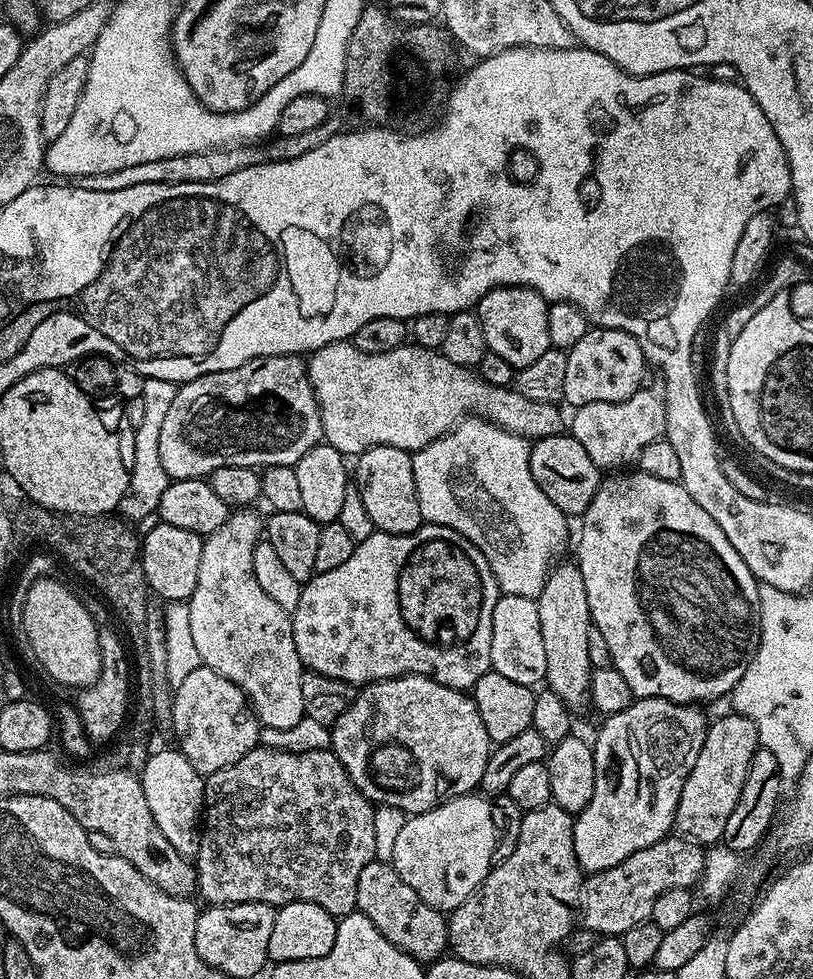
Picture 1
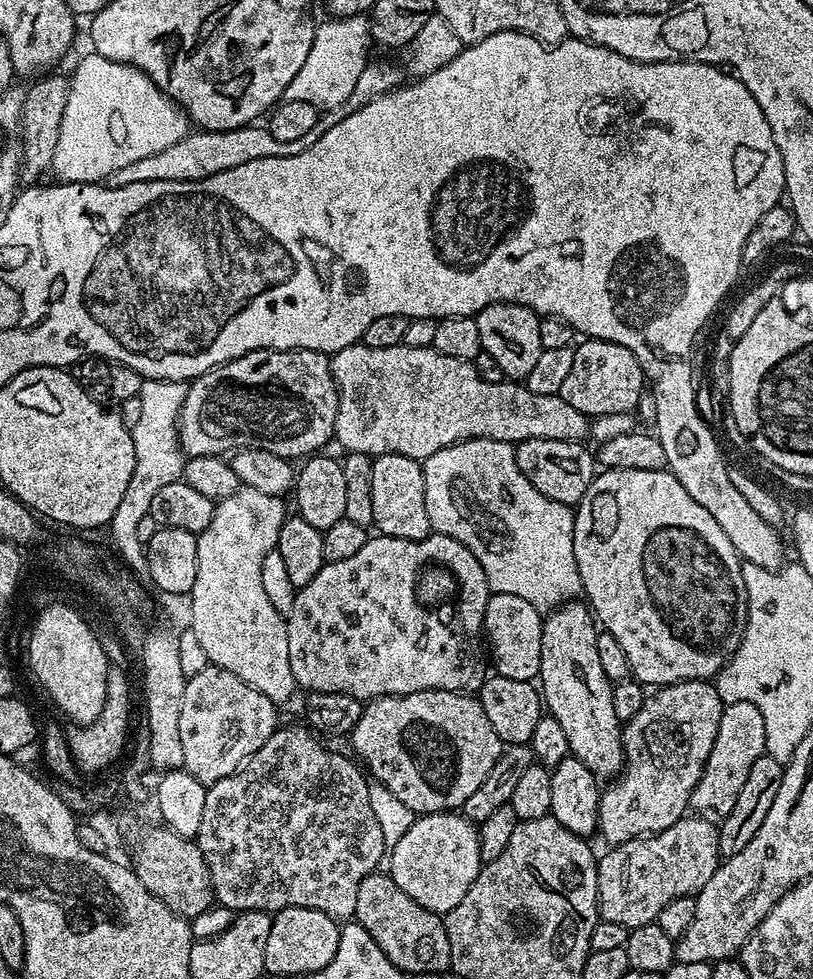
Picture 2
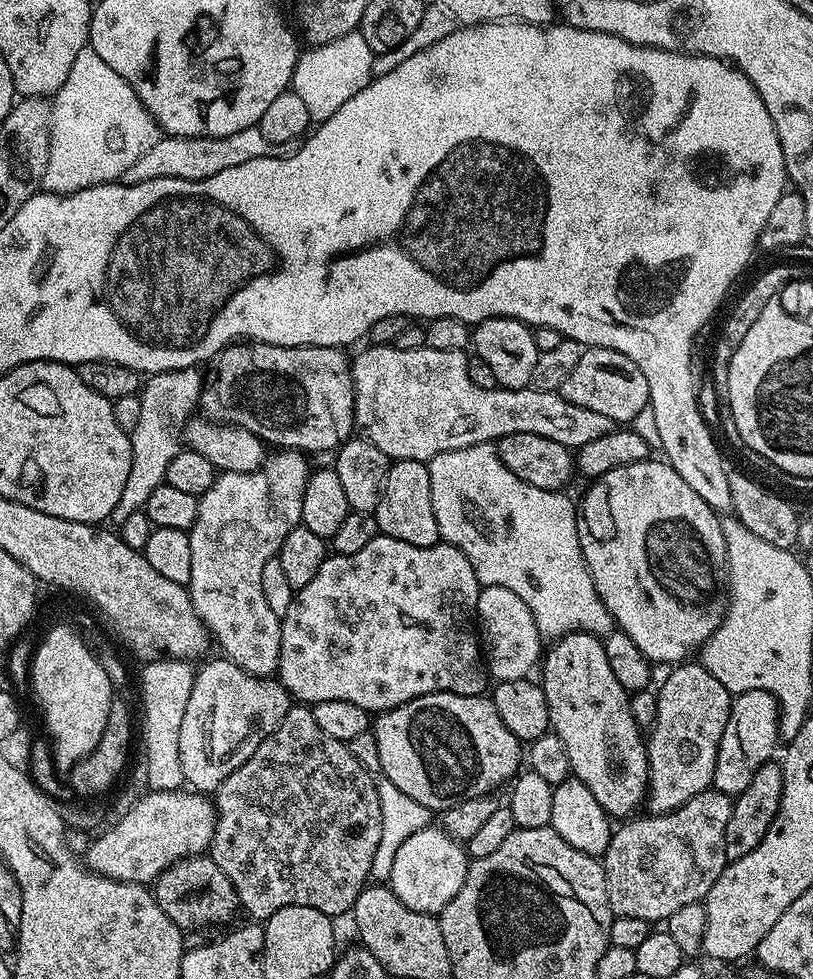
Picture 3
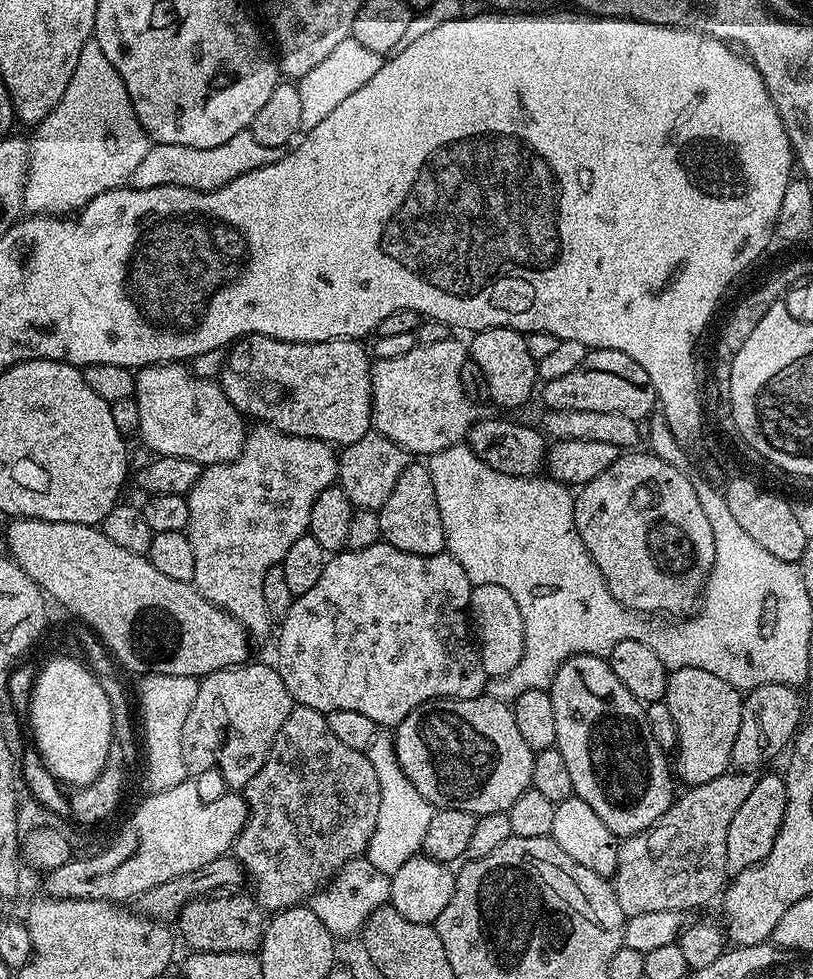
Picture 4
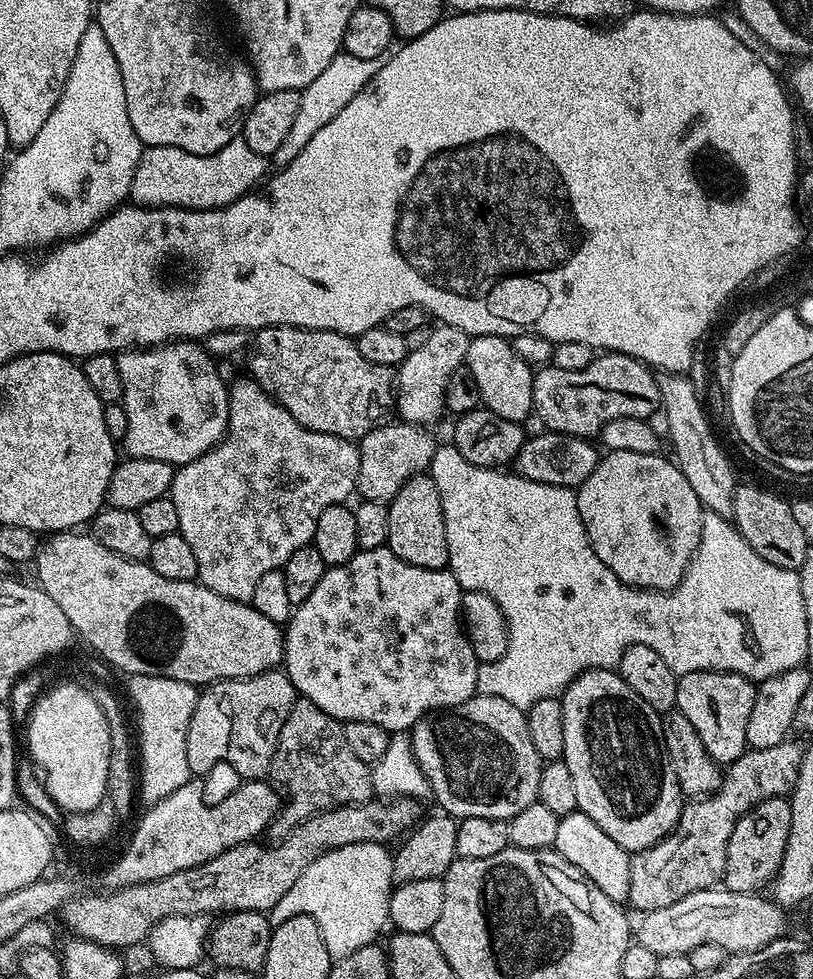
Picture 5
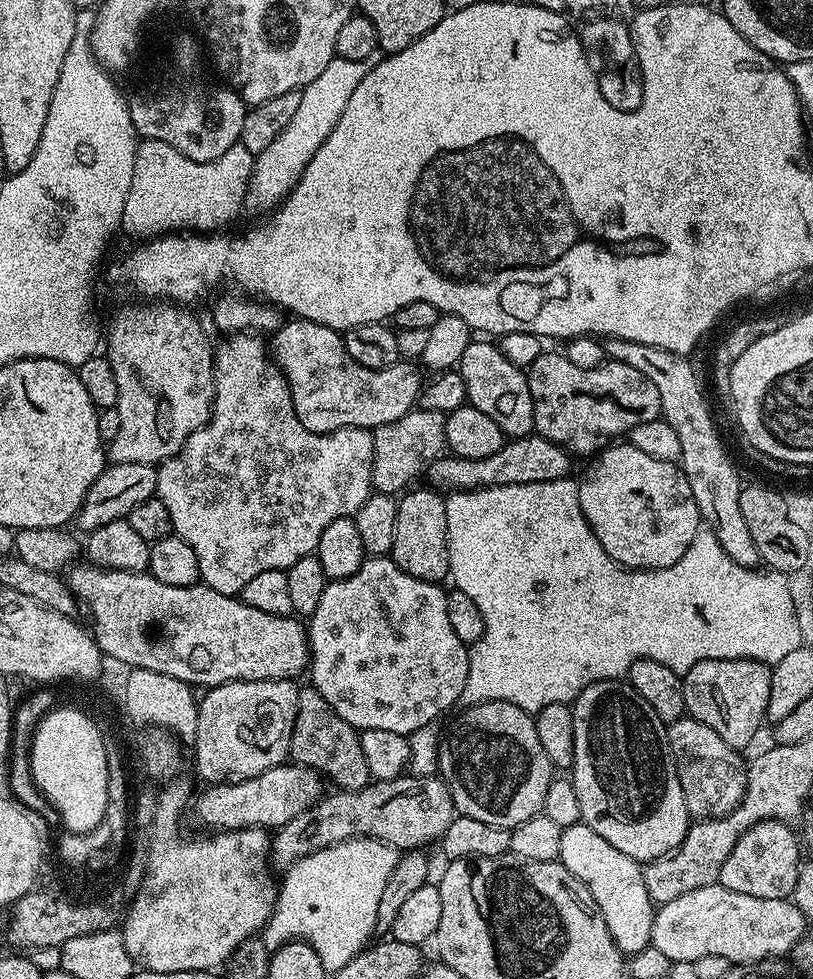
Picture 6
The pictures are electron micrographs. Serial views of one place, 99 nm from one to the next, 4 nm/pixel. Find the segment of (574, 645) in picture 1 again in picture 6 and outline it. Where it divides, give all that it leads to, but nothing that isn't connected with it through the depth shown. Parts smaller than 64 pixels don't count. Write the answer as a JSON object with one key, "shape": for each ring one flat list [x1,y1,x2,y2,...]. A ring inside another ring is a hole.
{"shape":[[623,679,599,680,586,686,586,690,576,695,570,707,574,718,574,762,570,769,570,779,574,786,574,794,578,794,578,807,582,809,580,818,583,824,590,826,594,834,602,834,602,838,606,838,606,842,610,842,614,850,622,850,622,854,637,862,657,860,675,852,676,847,686,838,690,817,686,810,686,798,682,798,682,782,678,782,676,767,668,749,668,725,654,712,654,707,638,694,638,690]]}

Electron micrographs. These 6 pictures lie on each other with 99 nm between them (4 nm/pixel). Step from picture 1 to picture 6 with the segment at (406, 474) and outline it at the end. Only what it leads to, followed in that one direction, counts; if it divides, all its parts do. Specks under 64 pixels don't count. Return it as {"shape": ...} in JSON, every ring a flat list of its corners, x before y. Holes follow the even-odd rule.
{"shape":[[428,486,415,488,399,497,398,526,394,526,394,546,390,558,399,568,406,570,406,574,440,584,449,579,445,497]]}

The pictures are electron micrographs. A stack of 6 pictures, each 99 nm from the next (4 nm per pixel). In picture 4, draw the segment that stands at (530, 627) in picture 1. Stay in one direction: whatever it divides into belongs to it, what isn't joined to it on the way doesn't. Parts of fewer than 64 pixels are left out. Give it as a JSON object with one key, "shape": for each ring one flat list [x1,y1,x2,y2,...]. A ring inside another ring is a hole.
{"shape":[[473,585,469,609,470,628,475,638,483,670,490,678,499,678,510,672,521,660,525,646,525,627,518,604,502,586]]}

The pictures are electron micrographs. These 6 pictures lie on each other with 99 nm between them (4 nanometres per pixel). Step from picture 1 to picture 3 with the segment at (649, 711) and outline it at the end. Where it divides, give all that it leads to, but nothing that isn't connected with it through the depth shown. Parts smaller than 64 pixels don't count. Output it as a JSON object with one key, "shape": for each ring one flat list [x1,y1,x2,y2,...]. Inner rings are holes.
{"shape":[[681,662,669,672,672,673,665,678,664,685,658,688,656,692,656,723,652,725,650,735,646,740,648,746,648,795,646,797,646,808,652,814,673,812,678,806,690,802,690,798,694,798,712,788,714,762,718,758,718,742,722,742,722,730,726,730,726,722,730,718,730,710,734,699,733,693,728,692,726,686,722,686,722,682,718,682,718,678,714,678,714,674,710,674,710,670,706,670,704,665,699,662]]}

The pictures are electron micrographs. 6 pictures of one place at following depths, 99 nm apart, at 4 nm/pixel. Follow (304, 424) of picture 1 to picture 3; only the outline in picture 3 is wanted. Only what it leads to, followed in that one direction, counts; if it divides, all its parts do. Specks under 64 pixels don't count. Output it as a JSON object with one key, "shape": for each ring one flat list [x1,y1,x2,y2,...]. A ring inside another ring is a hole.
{"shape":[[233,342,214,357,212,373,207,373,200,395,199,411,217,424,232,424,235,428,250,430,250,434,276,450,331,453,353,435,356,423,352,366,349,353,346,353,344,348,330,346]]}

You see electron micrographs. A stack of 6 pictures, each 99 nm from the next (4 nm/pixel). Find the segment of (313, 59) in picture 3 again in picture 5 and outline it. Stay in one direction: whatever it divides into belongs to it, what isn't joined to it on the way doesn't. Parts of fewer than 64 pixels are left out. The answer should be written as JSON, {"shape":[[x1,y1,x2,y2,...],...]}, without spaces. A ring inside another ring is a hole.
{"shape":[[388,52,378,54,378,58,354,58,337,54,330,66,326,66,326,70,322,70,322,74,318,74,318,78,314,78,314,82,307,84,300,92,298,118,294,118,294,127,290,134,286,134,282,146,278,146,275,163,278,162,280,166,289,164,300,153,302,146,306,146,306,142,310,142,310,138,314,138,314,134,318,134,318,130,322,130,322,126,326,126,326,122,330,122,330,118,334,118,334,114,346,106,346,102,350,102,350,98,354,98,354,94,358,94,358,90,362,90,366,82,378,74,378,70,382,70,382,66,386,66,388,57]]}

